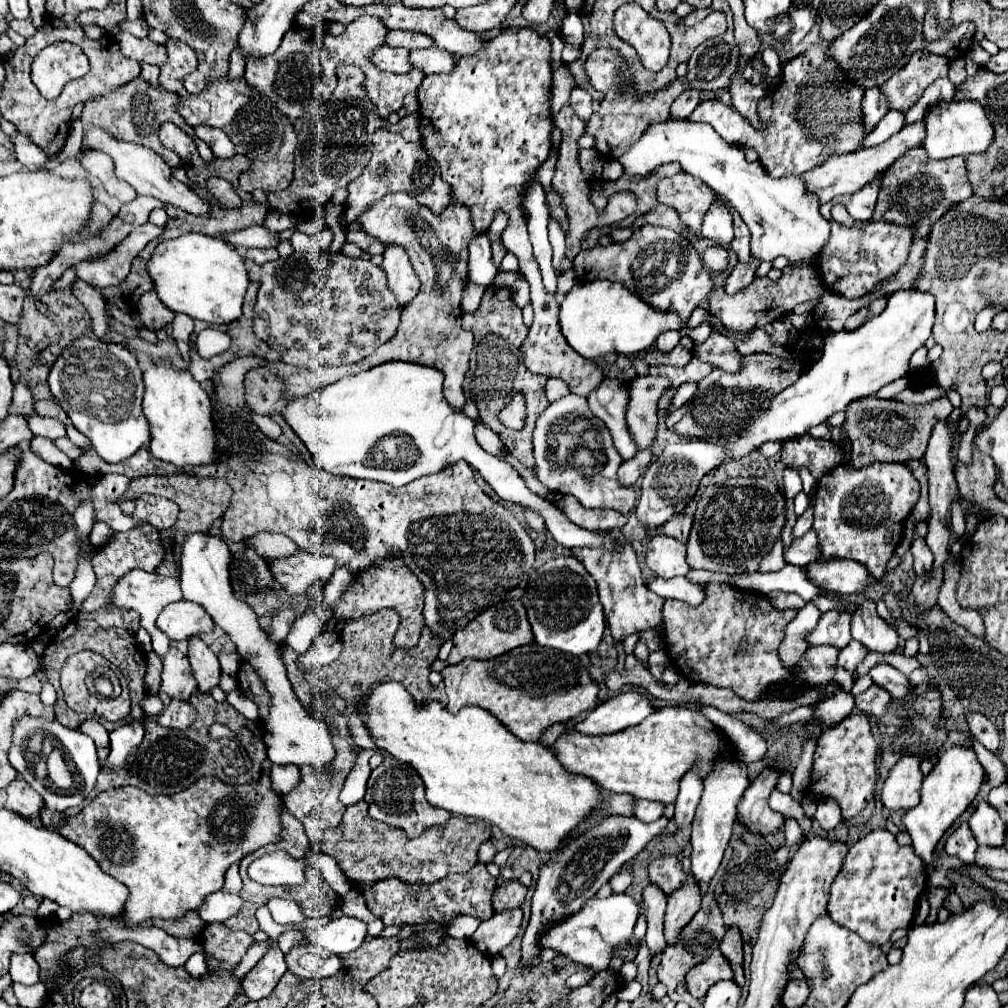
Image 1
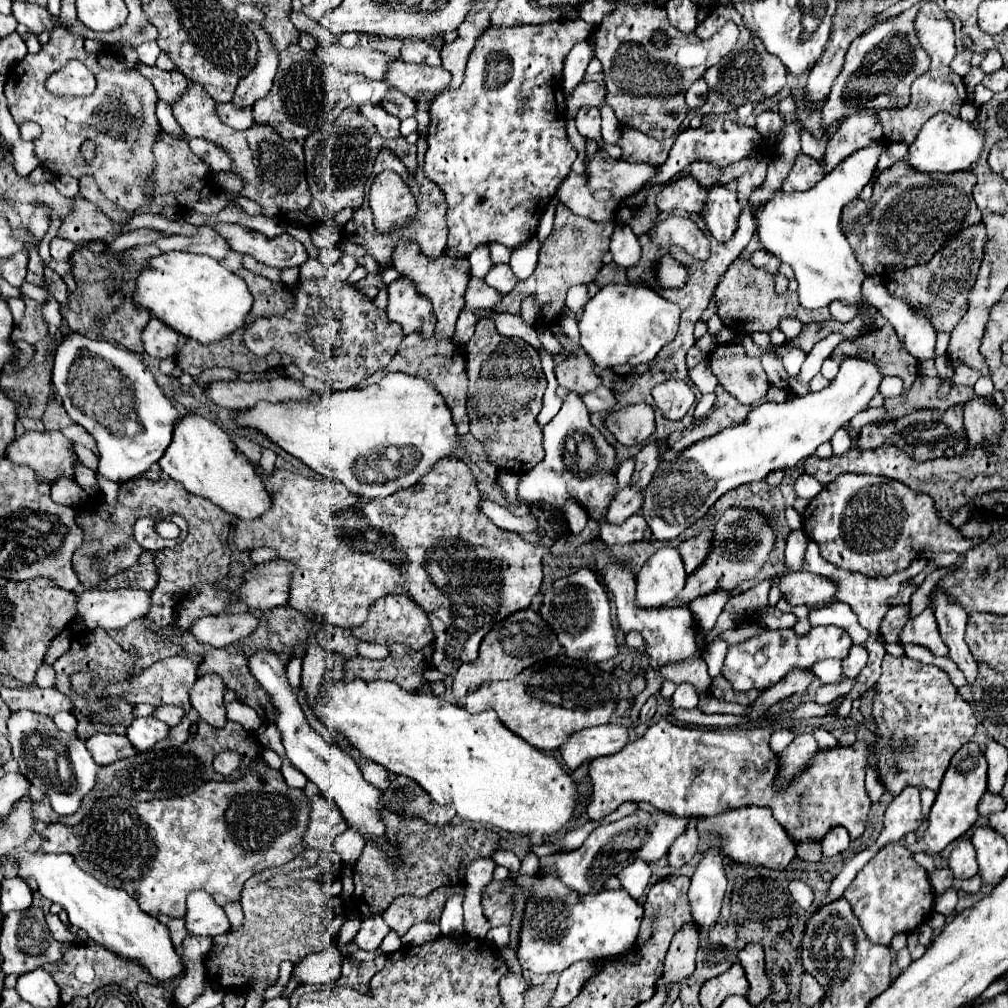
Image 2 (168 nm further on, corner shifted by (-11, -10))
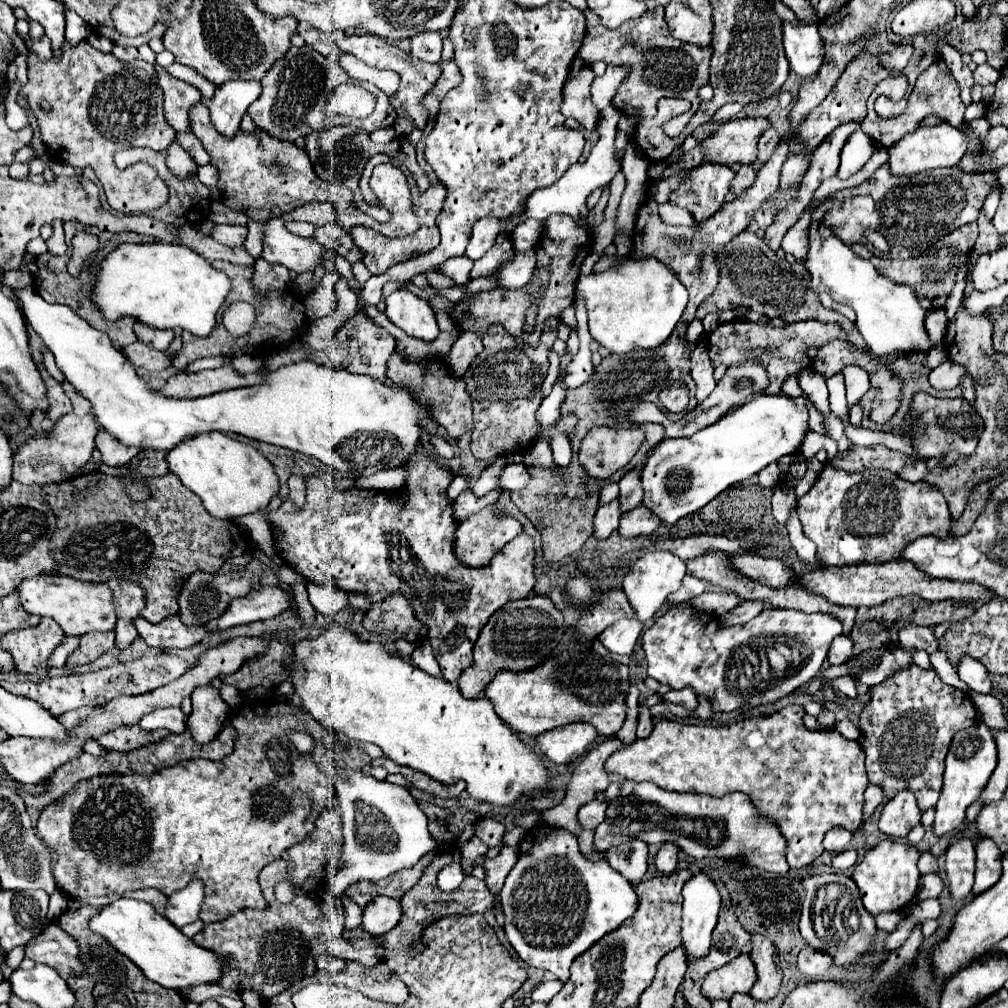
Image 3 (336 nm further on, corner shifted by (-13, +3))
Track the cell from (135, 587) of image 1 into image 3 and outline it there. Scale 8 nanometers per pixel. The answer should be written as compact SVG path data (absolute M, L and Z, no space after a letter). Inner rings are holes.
M44 574L44 576L24 580L18 586L18 590L20 590L20 600L26 612L54 618L68 636L82 636L94 630L102 630L102 632L112 630L118 618L114 592L110 590L106 582L92 584L92 582L80 582L70 576L62 576L62 574L58 576Z

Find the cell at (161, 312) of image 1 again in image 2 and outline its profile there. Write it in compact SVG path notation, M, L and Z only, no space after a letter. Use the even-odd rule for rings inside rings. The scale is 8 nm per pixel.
M150 319L148 325L142 331L142 343L150 357L154 359L168 359L174 357L176 345L178 345L178 333L174 333L170 327L162 325L158 319Z

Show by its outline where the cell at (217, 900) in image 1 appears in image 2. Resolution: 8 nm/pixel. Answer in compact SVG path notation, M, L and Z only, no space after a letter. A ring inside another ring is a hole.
M192 891L186 899L186 931L190 935L208 935L216 937L228 933L230 923L220 905L212 901L206 891Z

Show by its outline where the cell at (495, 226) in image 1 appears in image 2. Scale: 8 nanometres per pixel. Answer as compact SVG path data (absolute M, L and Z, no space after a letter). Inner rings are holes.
M490 243L490 257L492 257L492 265L498 265L498 263L508 263L512 255L512 249L508 249L506 245L500 245L500 243Z

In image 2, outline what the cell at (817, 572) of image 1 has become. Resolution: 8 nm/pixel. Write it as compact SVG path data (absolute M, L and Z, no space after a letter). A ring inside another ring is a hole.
M788 571L780 575L780 593L790 605L820 607L834 601L836 585L820 575L808 571Z

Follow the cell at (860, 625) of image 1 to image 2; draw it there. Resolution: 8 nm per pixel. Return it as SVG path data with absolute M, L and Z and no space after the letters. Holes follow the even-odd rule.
M884 655L882 675L876 681L876 695L872 701L872 715L876 721L876 743L872 751L876 755L876 767L880 771L882 785L892 795L900 795L902 789L908 785L916 789L928 787L932 791L938 791L952 755L966 741L970 741L976 731L976 717L972 707L960 697L960 693L948 681L948 675L942 669L934 665L924 665L908 657L896 659L892 655Z

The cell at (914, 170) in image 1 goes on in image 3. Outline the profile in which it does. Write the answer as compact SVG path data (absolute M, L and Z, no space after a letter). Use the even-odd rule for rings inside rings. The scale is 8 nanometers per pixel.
M888 164L880 166L872 178L874 186L870 190L868 196L864 196L866 192L862 192L860 196L854 196L854 188L844 190L844 194L840 194L840 204L838 204L838 192L834 206L824 214L824 224L828 224L830 228L836 230L836 234L848 242L848 244L864 244L866 242L866 232L874 230L880 232L886 240L890 250L886 252L886 256L892 258L900 258L900 260L908 260L908 258L916 258L920 254L924 254L936 240L940 240L942 236L946 236L948 232L970 224L978 218L978 212L982 208L982 202L986 200L988 192L998 186L998 180L992 172L960 172L958 166L954 168L938 168L936 172L928 172L928 174L916 174L916 176L892 176Z

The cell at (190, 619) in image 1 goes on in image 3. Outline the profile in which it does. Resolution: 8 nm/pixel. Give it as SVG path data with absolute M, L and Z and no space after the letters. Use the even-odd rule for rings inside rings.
M256 586L248 596L234 598L226 612L216 620L216 628L226 630L256 620L268 620L290 608L290 596L282 588Z

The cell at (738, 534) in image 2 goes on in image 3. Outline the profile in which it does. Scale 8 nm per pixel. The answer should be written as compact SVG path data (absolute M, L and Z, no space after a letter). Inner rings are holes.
M686 574L684 580L682 580L680 590L672 592L672 596L668 596L668 602L670 602L670 604L684 604L684 602L690 602L690 600L696 598L698 594L706 592L708 586L710 586L710 584L704 584L704 580L696 580L696 576Z

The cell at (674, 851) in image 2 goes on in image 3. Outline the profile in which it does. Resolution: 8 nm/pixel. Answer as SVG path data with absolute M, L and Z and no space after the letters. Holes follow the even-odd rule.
M664 842L662 848L660 848L660 852L656 854L656 860L654 860L656 868L658 868L662 874L674 872L674 870L676 870L676 864L678 864L678 852L680 852L680 848L678 848L676 844Z

